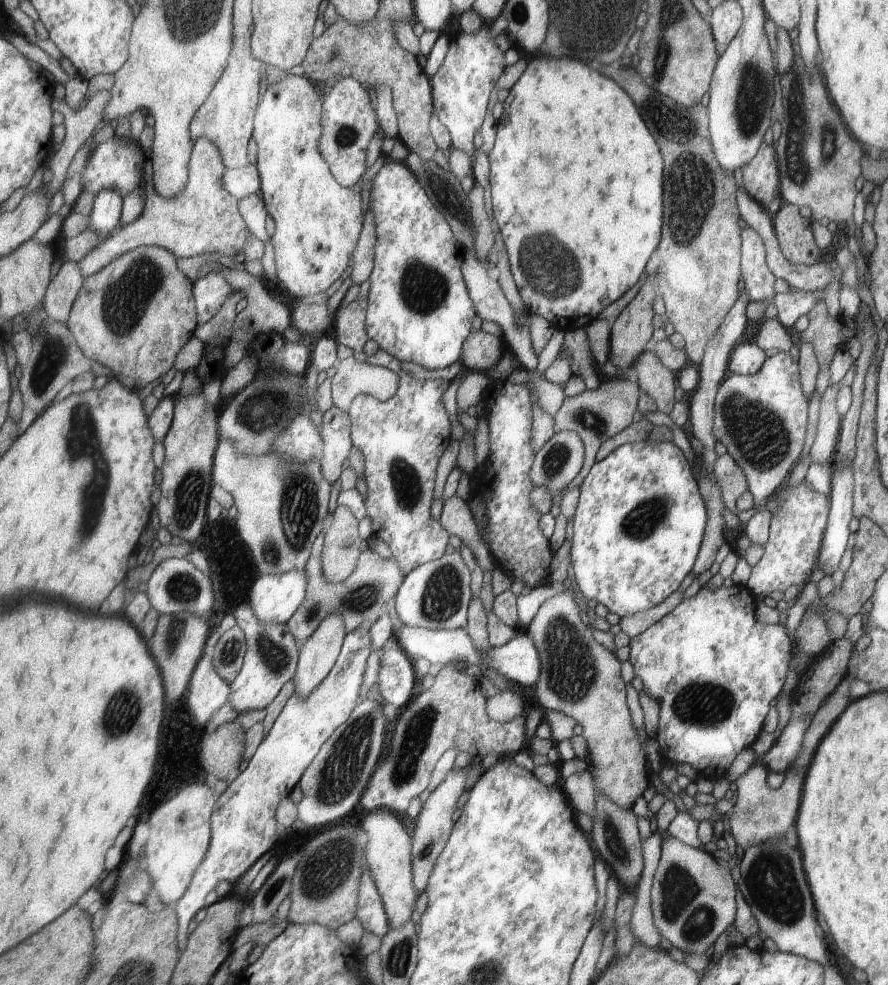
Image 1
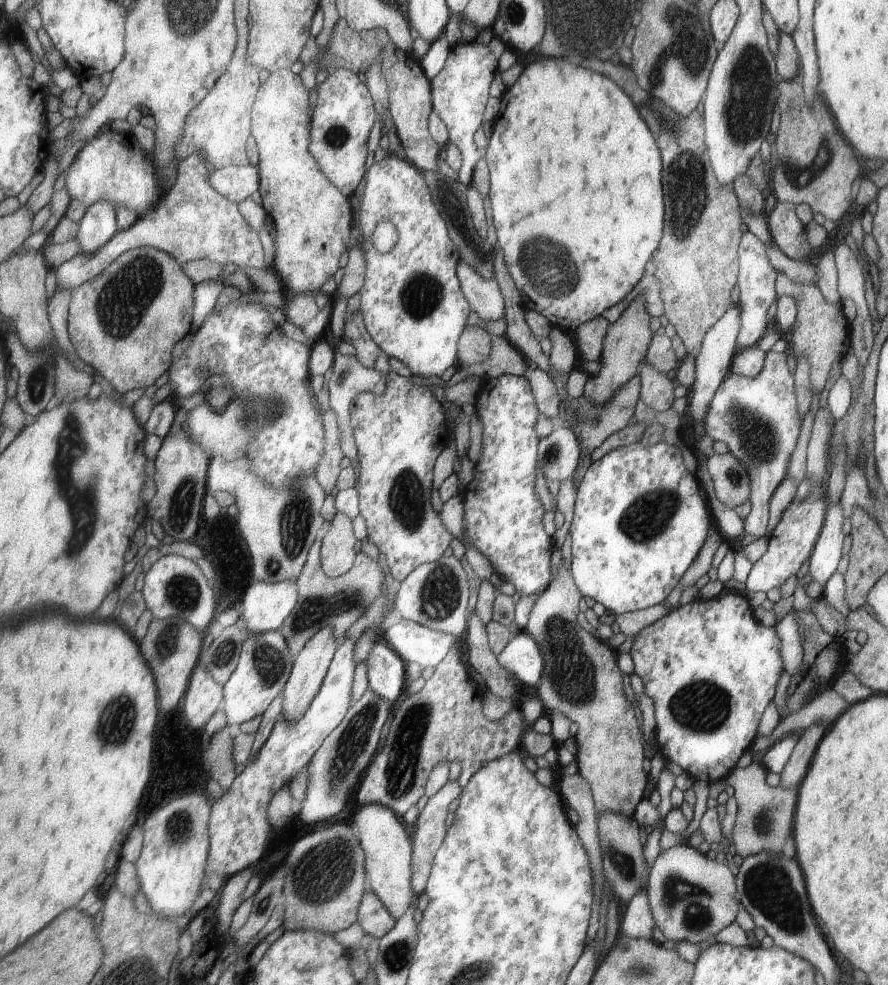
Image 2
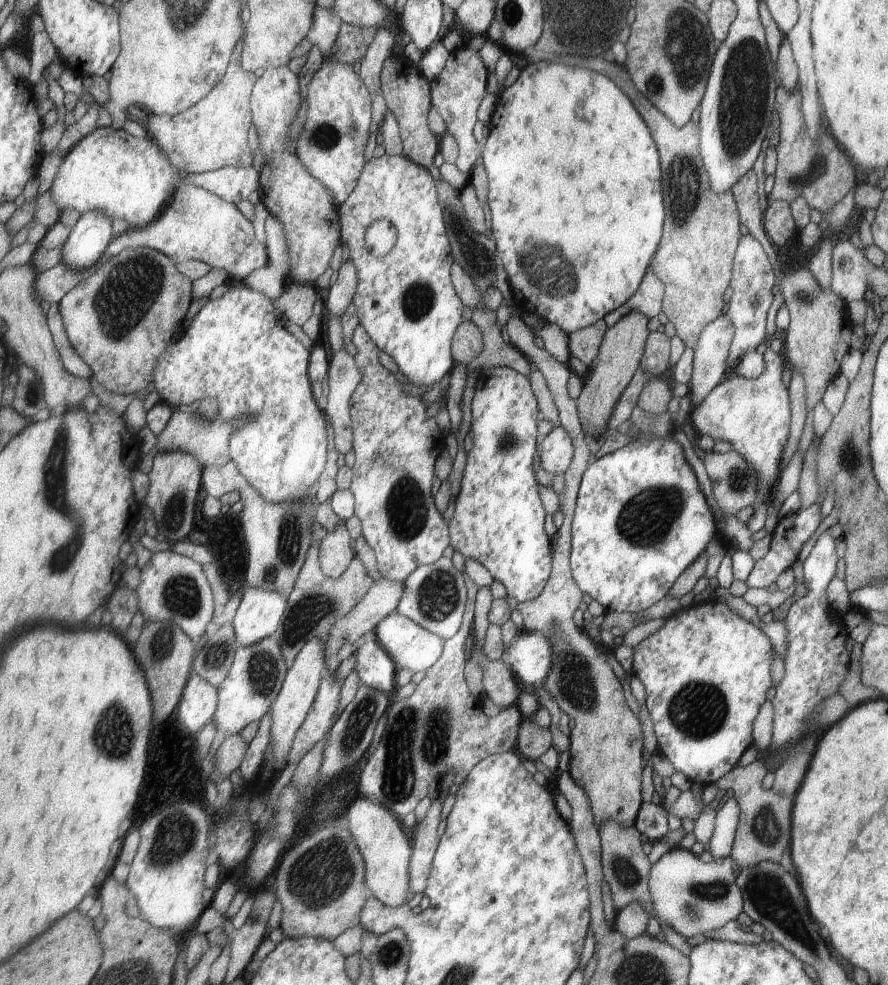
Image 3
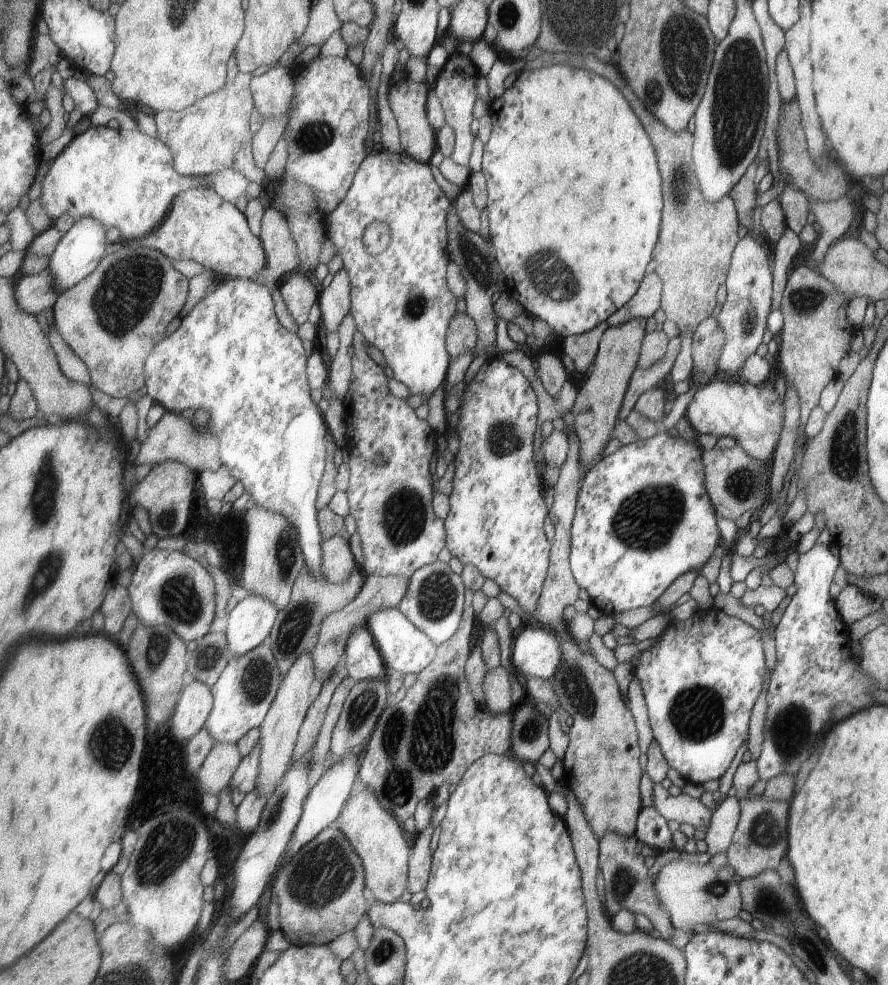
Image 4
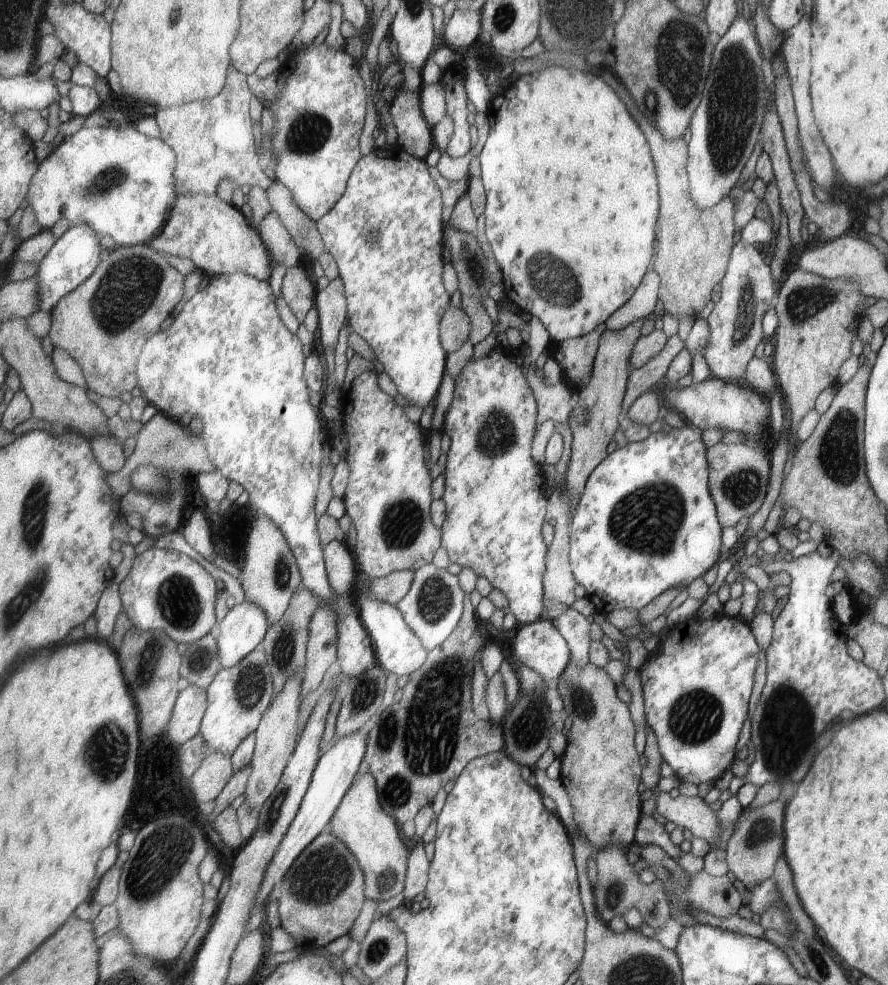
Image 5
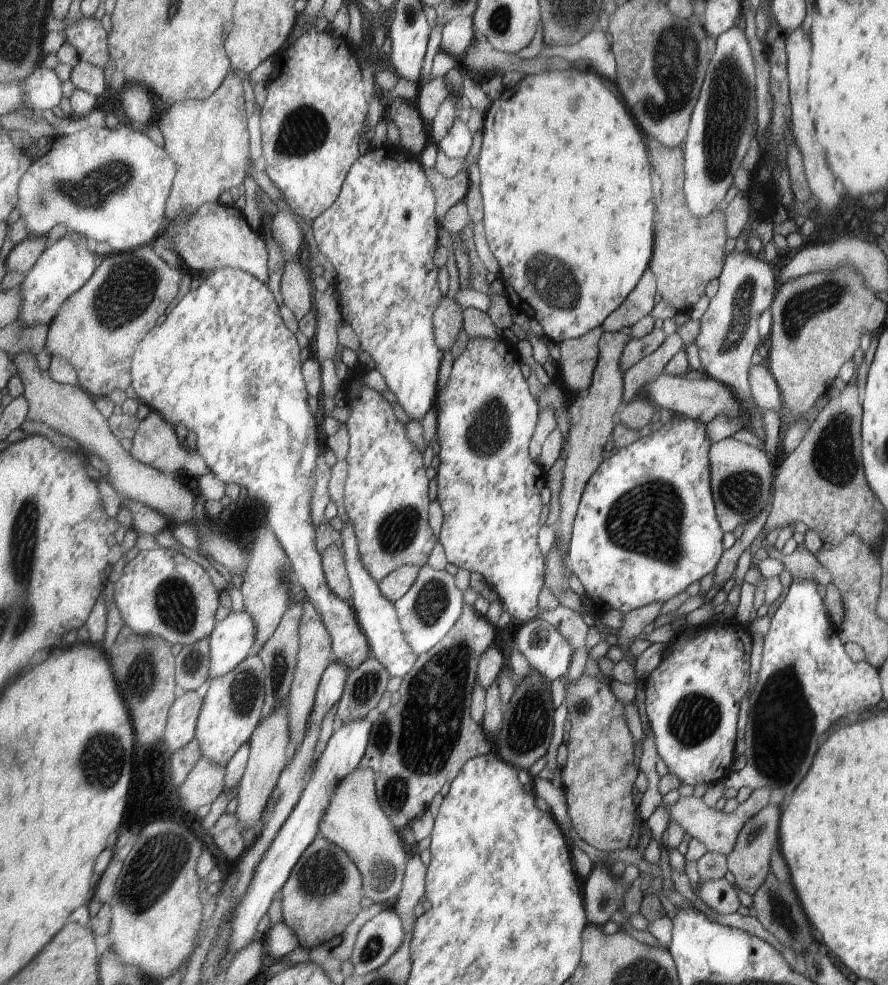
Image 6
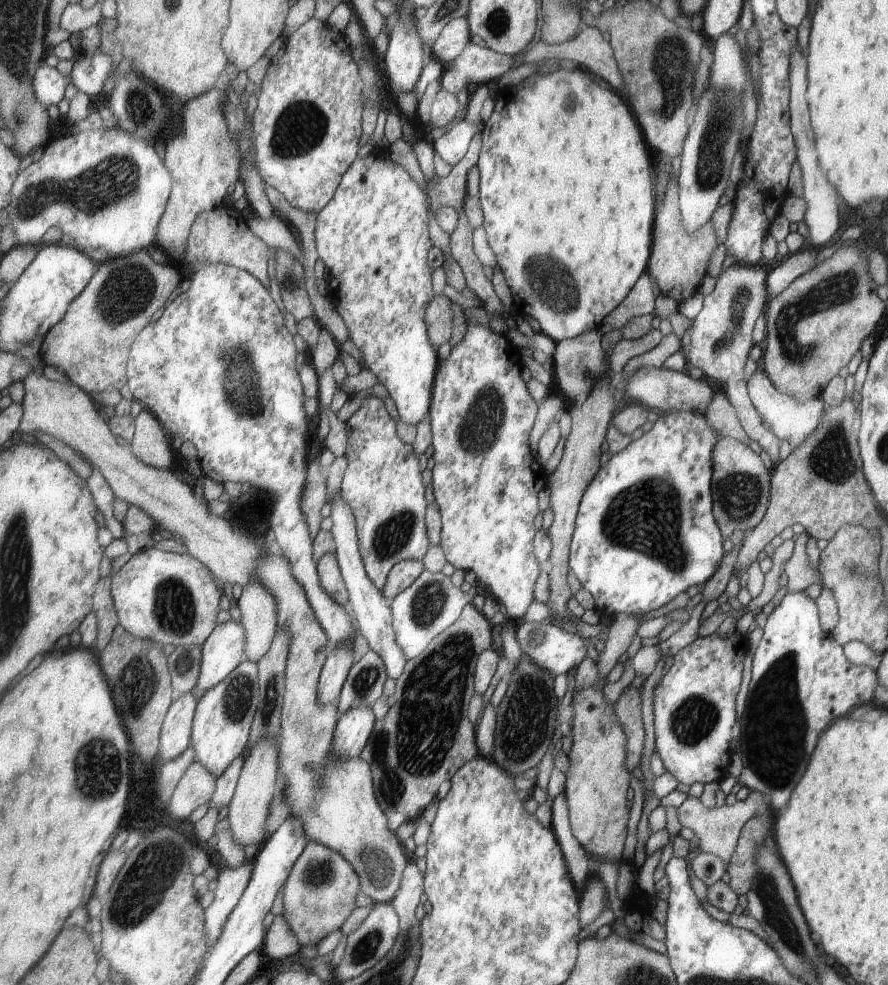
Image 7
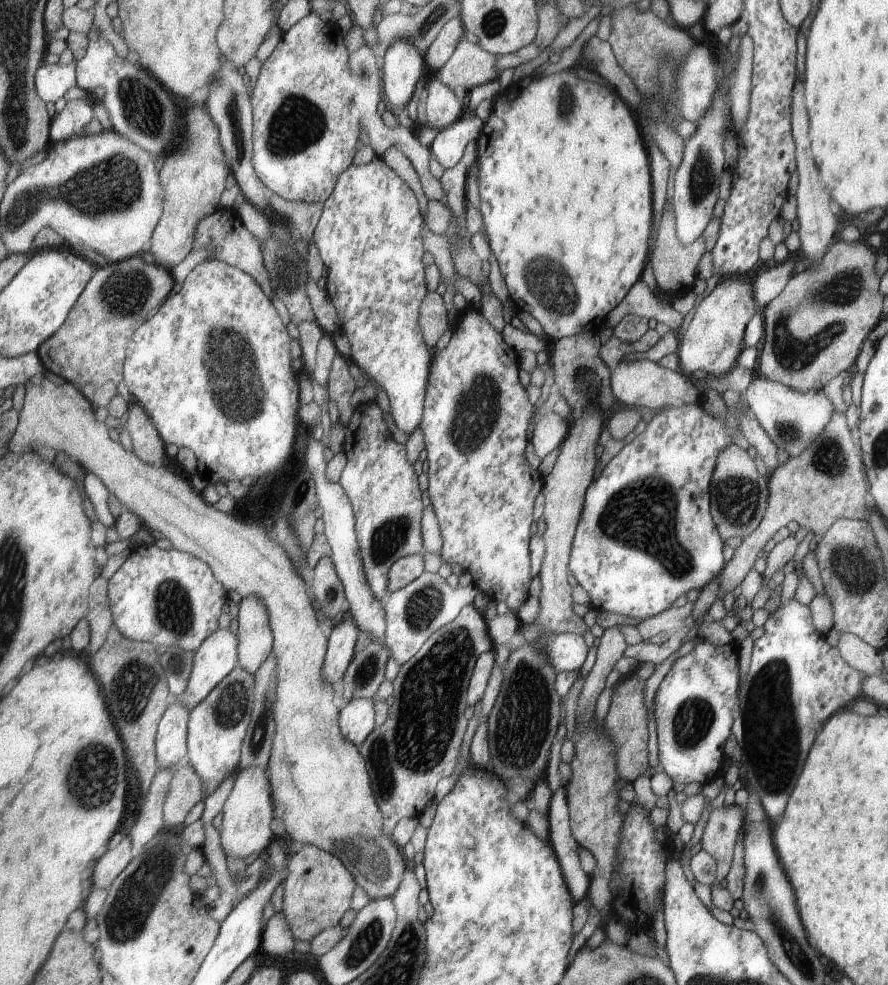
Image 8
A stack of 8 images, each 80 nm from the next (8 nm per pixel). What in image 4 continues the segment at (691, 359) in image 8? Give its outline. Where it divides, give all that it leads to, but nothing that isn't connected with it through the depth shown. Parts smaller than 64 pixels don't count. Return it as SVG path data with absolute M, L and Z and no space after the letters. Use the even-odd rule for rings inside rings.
M748 234L737 242L731 254L731 264L725 279L726 298L715 317L725 337L720 355L716 358L716 372L737 372L742 368L744 360L755 353L761 344L771 304L771 270L765 254L762 246Z

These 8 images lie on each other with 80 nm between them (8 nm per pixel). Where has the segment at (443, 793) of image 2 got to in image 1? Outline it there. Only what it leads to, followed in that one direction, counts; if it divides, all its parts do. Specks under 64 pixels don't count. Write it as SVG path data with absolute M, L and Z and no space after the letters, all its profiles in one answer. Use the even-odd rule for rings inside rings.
M467 766L459 770L451 768L441 784L428 796L428 799L421 806L421 811L415 818L412 855L414 862L414 884L420 892L427 890L437 859L445 850L454 831L459 813L457 802L463 796L463 792L468 790L466 784L469 774L470 770L467 769Z

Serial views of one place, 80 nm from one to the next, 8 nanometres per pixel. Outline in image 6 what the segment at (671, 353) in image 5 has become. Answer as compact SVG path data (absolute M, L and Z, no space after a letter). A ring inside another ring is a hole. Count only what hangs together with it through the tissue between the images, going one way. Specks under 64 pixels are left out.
M677 332L665 337L665 340L651 354L633 363L624 370L624 401L625 405L639 392L642 385L652 381L673 355L684 347L684 341Z

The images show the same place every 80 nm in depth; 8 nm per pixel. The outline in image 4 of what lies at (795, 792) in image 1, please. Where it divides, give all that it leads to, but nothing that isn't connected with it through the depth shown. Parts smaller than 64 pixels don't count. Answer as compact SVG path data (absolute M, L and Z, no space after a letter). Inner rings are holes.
M756 762L740 763L732 777L734 797L739 800L740 815L726 850L726 864L731 866L740 878L752 877L765 869L775 870L777 863L788 850L787 817L790 801L763 798L761 795L748 795L752 784L757 782Z

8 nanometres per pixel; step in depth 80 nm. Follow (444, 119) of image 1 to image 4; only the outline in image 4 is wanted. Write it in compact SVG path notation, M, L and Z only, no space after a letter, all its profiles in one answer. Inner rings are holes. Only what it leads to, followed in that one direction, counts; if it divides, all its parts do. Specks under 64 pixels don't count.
M459 52L452 53L449 62L439 72L437 80L433 83L433 89L441 99L441 104L446 112L447 125L453 127L456 132L456 147L451 157L457 164L469 164L469 158L473 154L473 132L471 132L471 122L473 117L473 108L478 98L477 83L480 74L477 72L477 66L471 62L469 55L463 55Z

